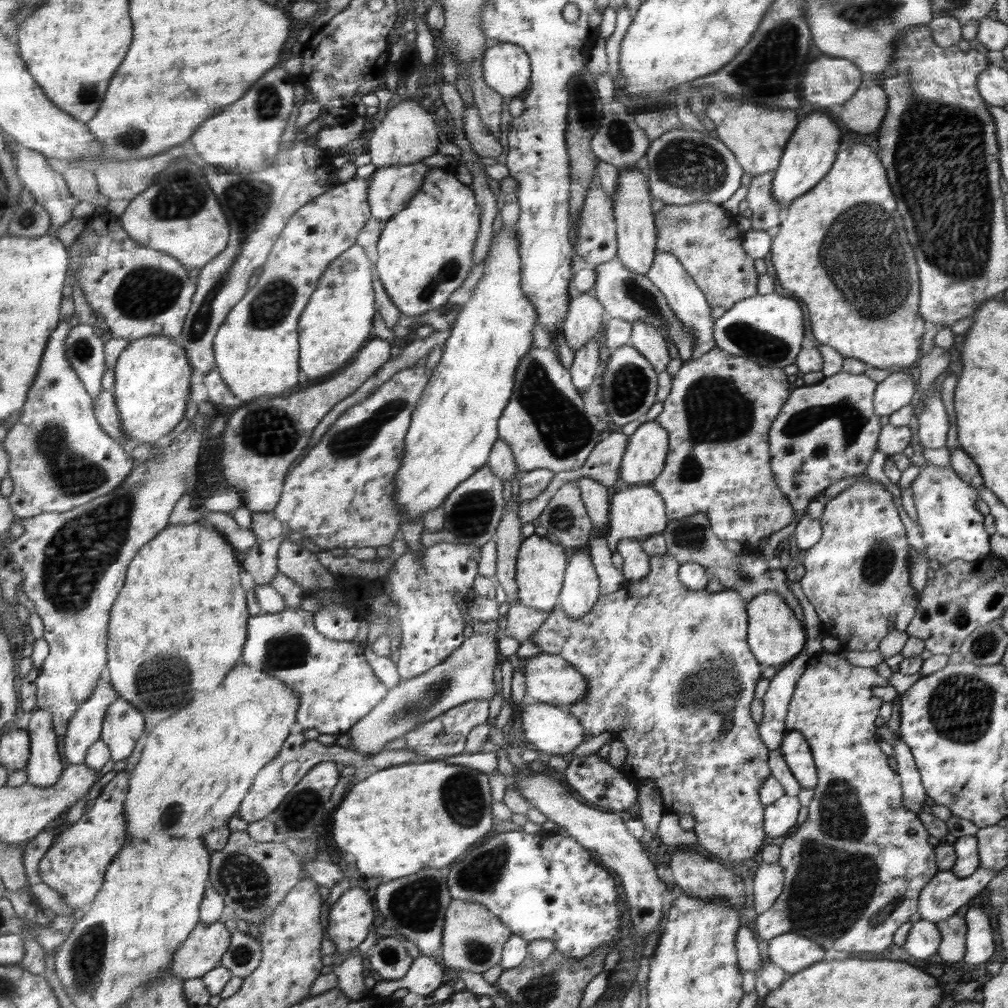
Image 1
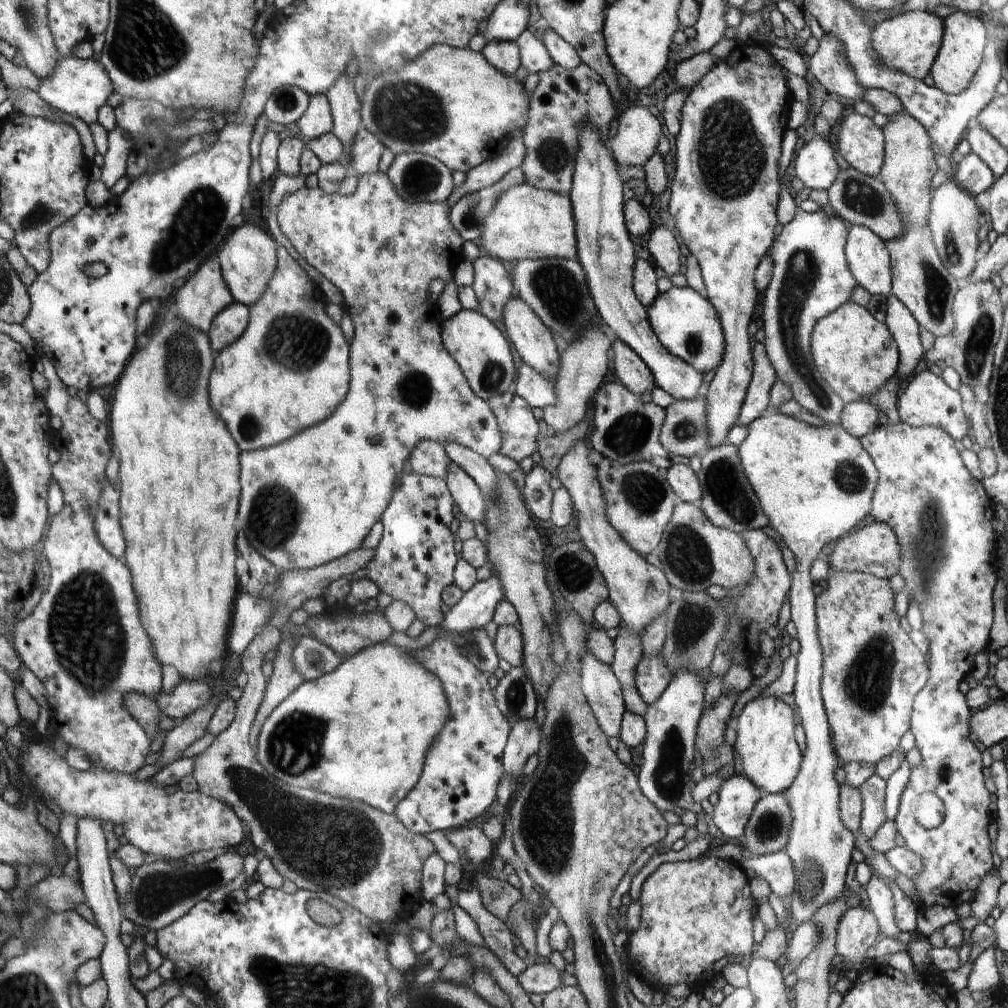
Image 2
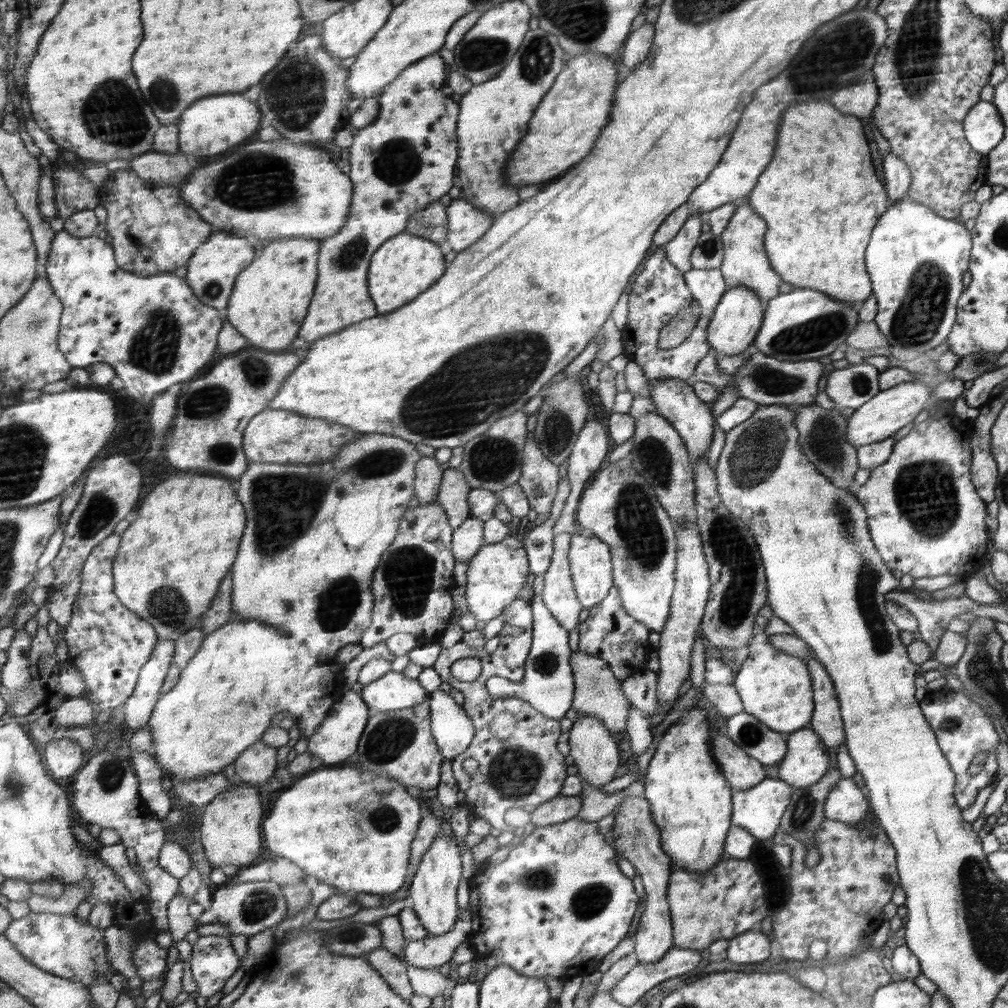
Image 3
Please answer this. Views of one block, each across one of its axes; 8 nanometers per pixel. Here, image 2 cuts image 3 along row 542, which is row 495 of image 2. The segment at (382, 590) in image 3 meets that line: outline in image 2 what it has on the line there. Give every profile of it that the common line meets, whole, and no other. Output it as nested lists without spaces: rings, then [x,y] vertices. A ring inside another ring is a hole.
[[[408,466],[401,472],[398,487],[394,489],[392,500],[382,515],[383,533],[375,548],[372,560],[365,566],[366,578],[378,586],[379,590],[392,596],[393,600],[405,602],[414,610],[416,618],[426,627],[439,626],[442,620],[440,594],[444,586],[452,584],[452,572],[457,566],[454,552],[454,536],[450,532],[450,522],[454,520],[454,501],[450,496],[449,485],[440,477],[431,477],[416,472]]]

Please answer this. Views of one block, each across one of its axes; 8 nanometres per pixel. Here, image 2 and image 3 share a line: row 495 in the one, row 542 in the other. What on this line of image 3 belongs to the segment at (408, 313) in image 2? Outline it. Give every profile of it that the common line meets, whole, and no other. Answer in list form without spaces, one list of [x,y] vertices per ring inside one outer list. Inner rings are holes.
[[[370,433],[356,437],[354,441],[344,443],[338,453],[316,463],[294,464],[294,463],[278,463],[278,462],[252,462],[249,461],[249,468],[242,475],[239,481],[238,496],[242,498],[242,502],[246,502],[246,514],[248,514],[248,525],[246,526],[246,538],[242,538],[242,554],[236,562],[234,572],[235,589],[233,592],[233,613],[242,615],[242,619],[252,619],[253,622],[282,622],[282,626],[294,626],[294,630],[306,630],[306,634],[310,634],[310,630],[318,630],[318,626],[322,626],[322,630],[330,630],[330,634],[334,634],[334,650],[332,650],[332,638],[330,638],[330,650],[326,646],[326,654],[328,658],[336,657],[336,654],[342,646],[346,644],[354,644],[360,642],[364,633],[369,629],[370,616],[372,614],[372,576],[376,576],[374,570],[378,560],[384,556],[385,551],[393,544],[394,538],[399,534],[399,526],[402,518],[407,514],[410,504],[415,496],[415,476],[416,464],[423,455],[416,449],[416,444],[396,435],[387,435],[382,433]]]

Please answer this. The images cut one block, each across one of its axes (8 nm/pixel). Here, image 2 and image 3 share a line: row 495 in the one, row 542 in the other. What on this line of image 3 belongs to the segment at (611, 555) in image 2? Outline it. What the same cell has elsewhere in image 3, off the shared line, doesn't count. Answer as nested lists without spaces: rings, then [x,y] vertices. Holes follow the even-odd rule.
[[[588,532],[573,535],[567,558],[577,598],[583,608],[590,609],[604,601],[614,585],[612,552],[609,550],[609,543]]]

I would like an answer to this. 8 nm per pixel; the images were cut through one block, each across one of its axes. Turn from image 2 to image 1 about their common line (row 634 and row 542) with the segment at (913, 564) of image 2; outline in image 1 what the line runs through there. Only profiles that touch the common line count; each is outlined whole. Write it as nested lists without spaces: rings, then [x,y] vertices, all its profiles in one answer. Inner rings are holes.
[[[931,464],[920,471],[910,488],[928,560],[936,559],[942,566],[957,559],[973,562],[984,554],[988,556],[990,544],[988,532],[984,530],[984,515],[976,509],[976,502],[979,501],[977,488],[951,466],[942,468]]]

